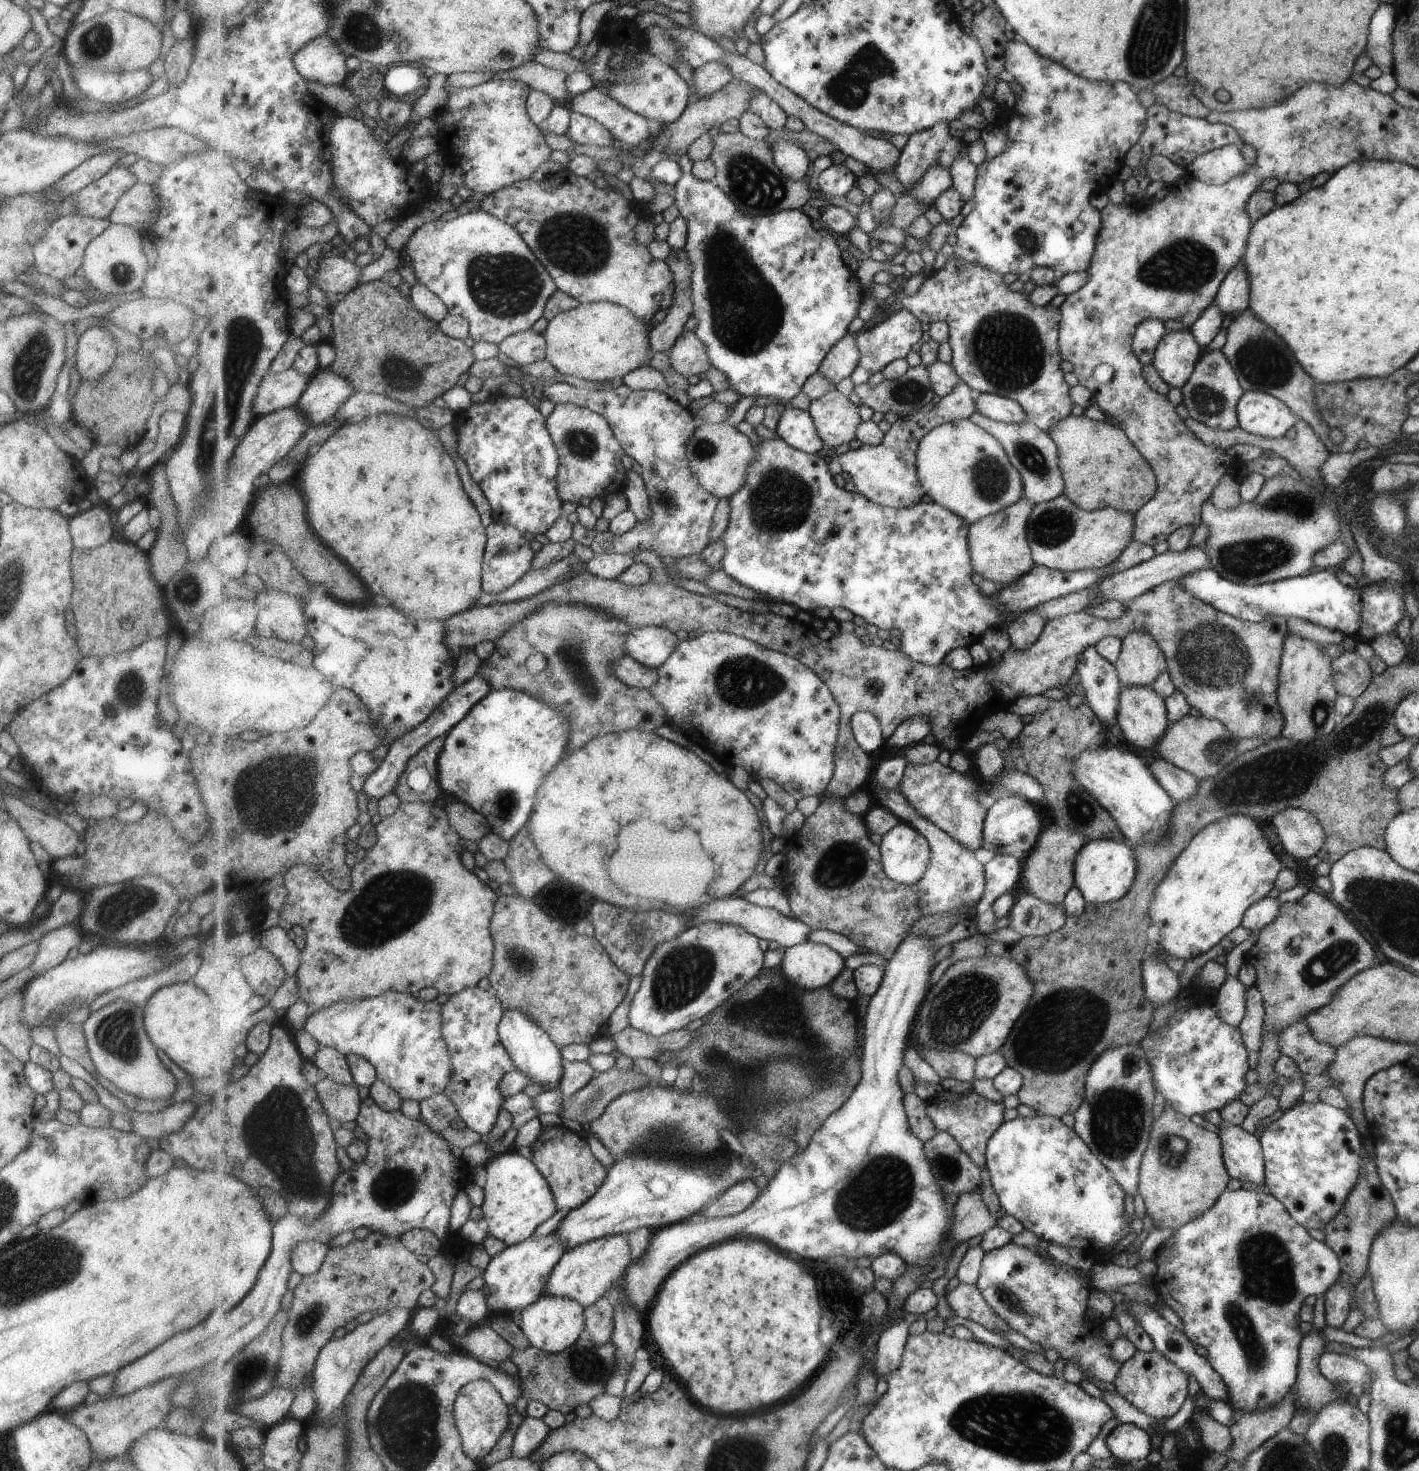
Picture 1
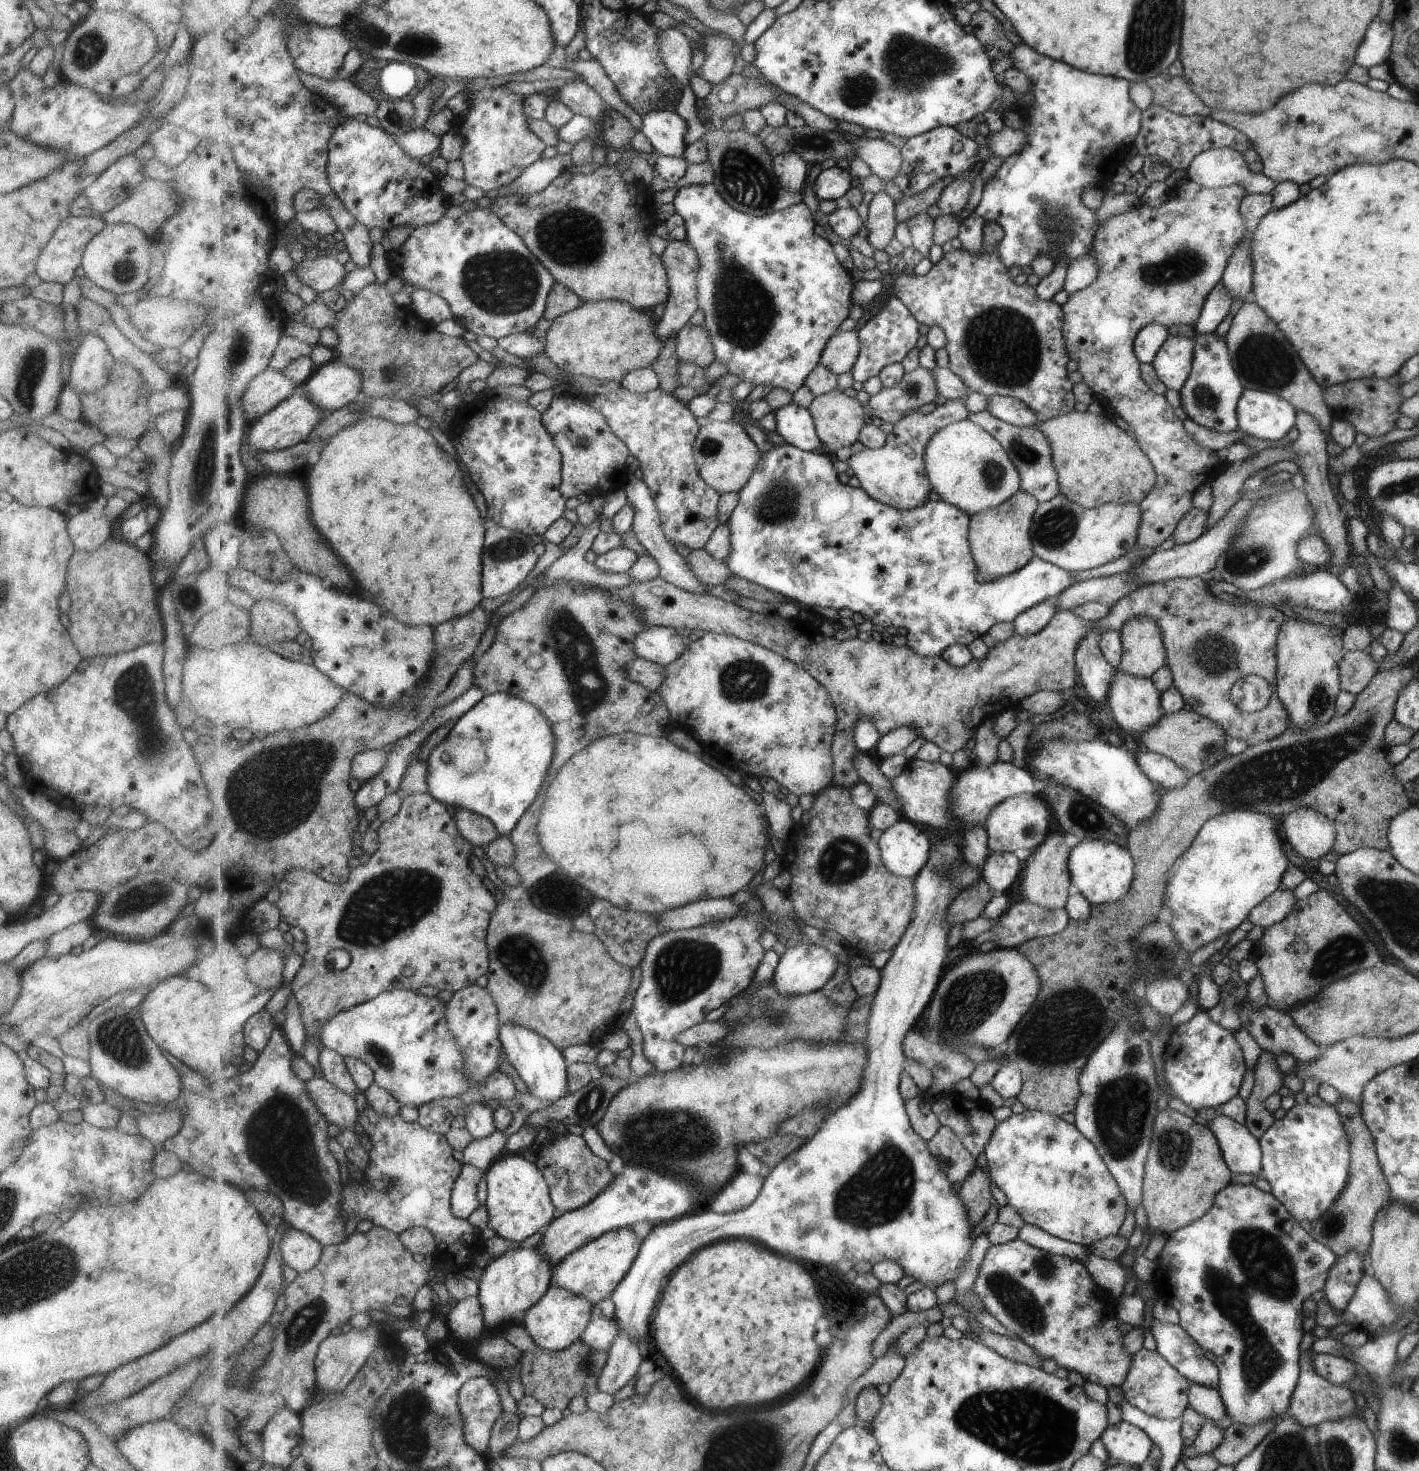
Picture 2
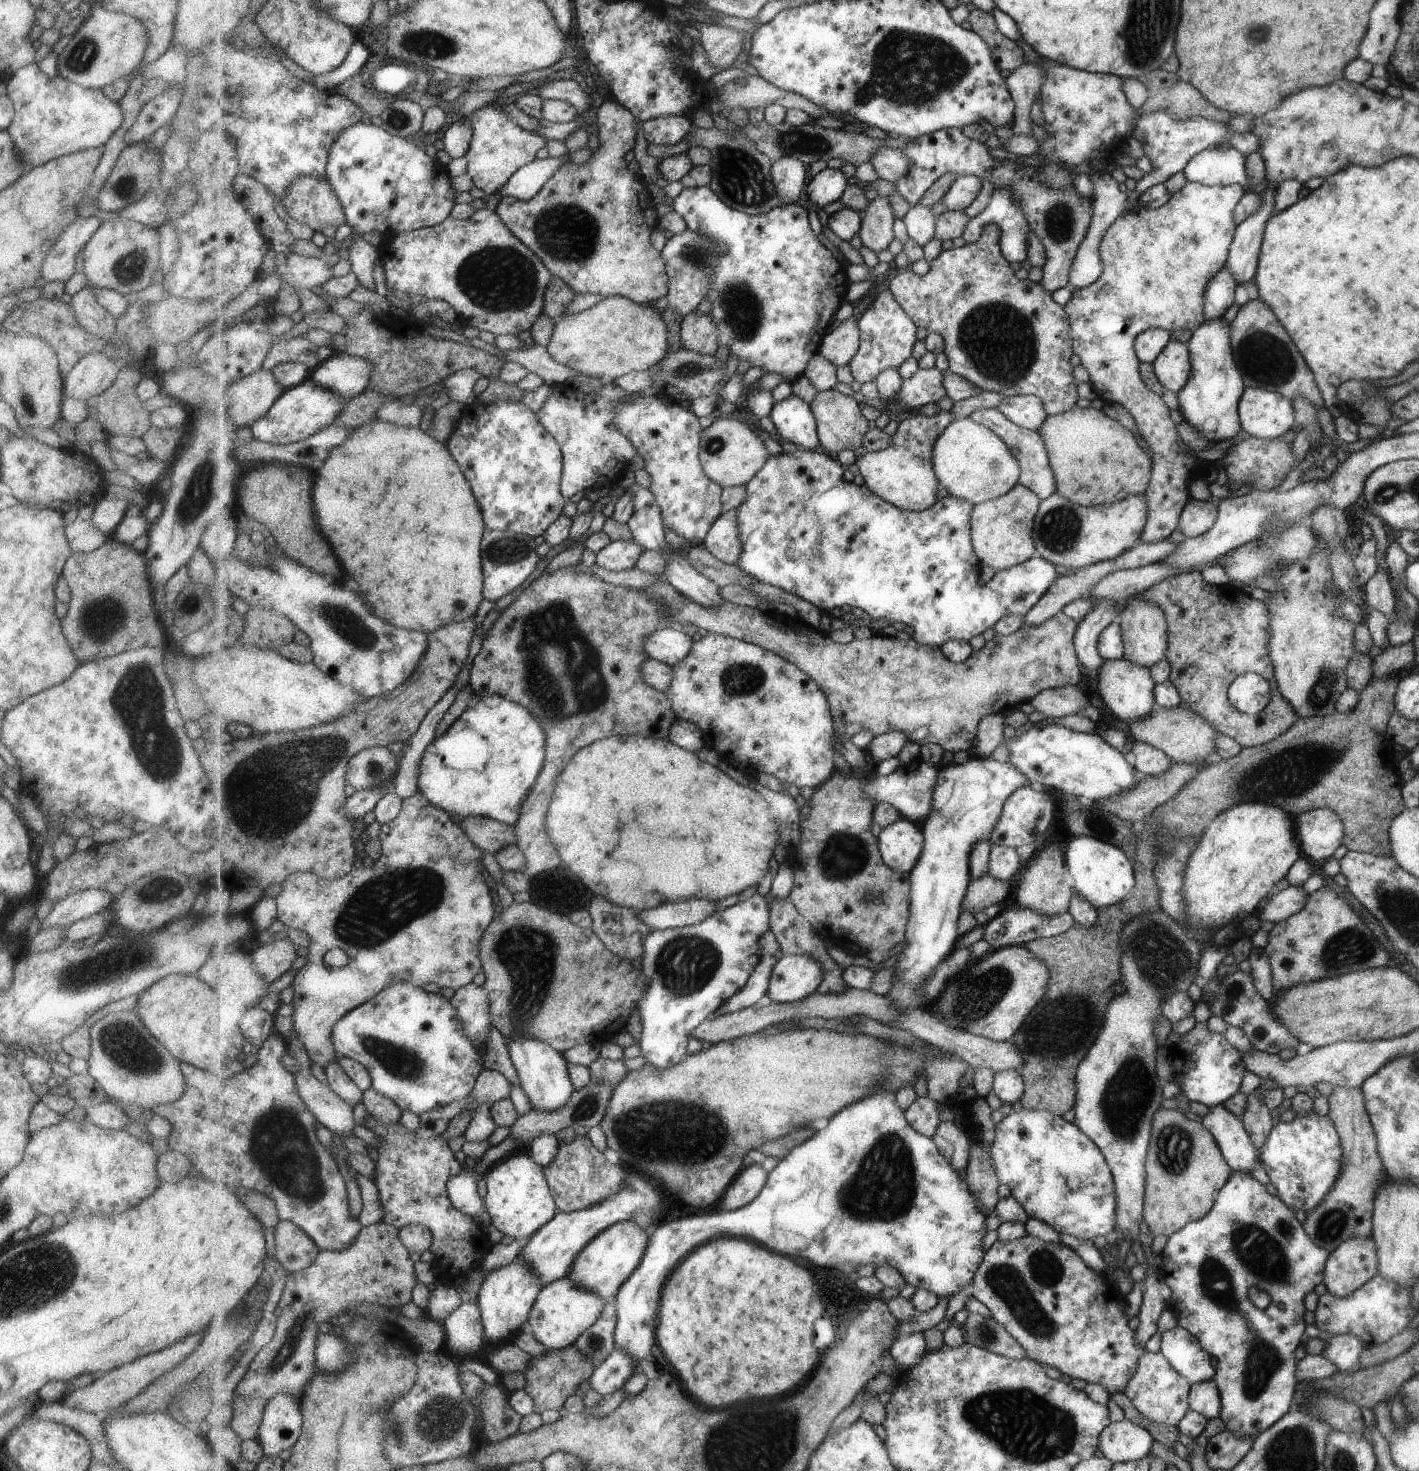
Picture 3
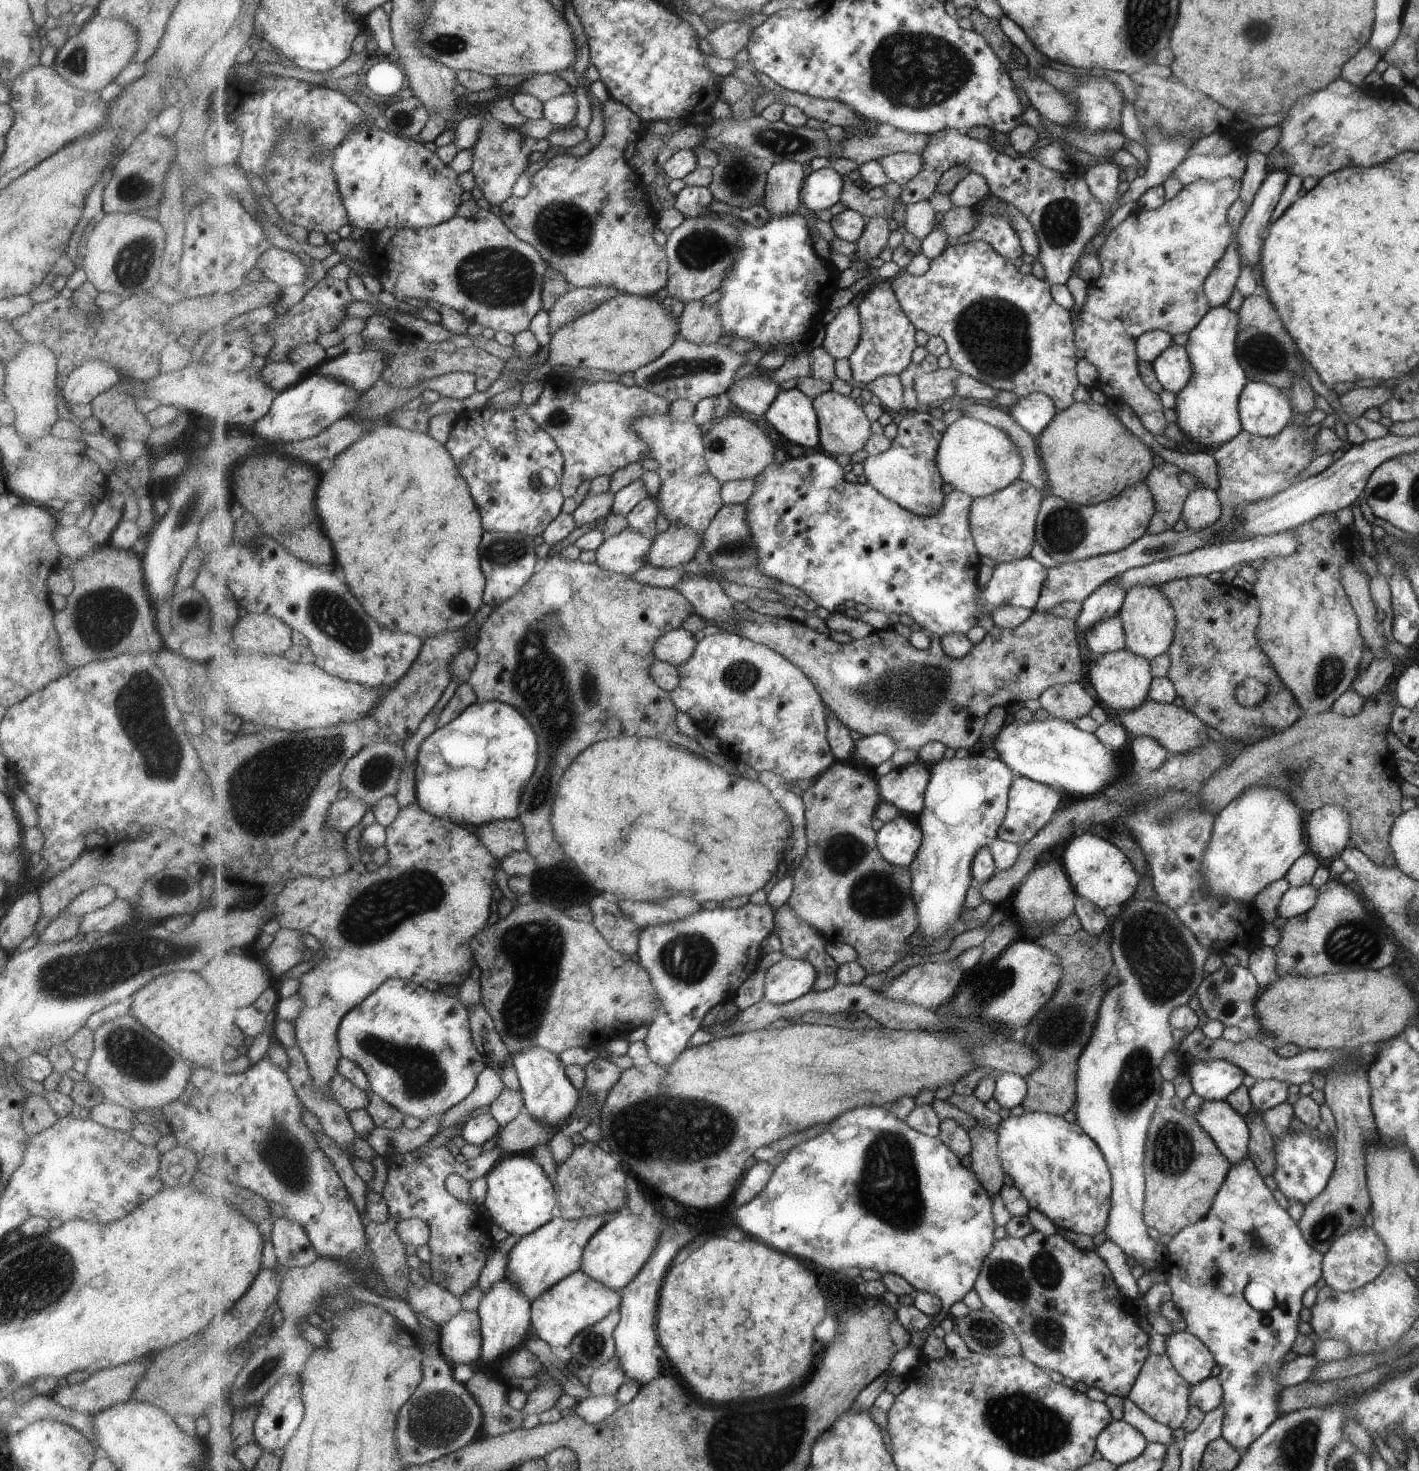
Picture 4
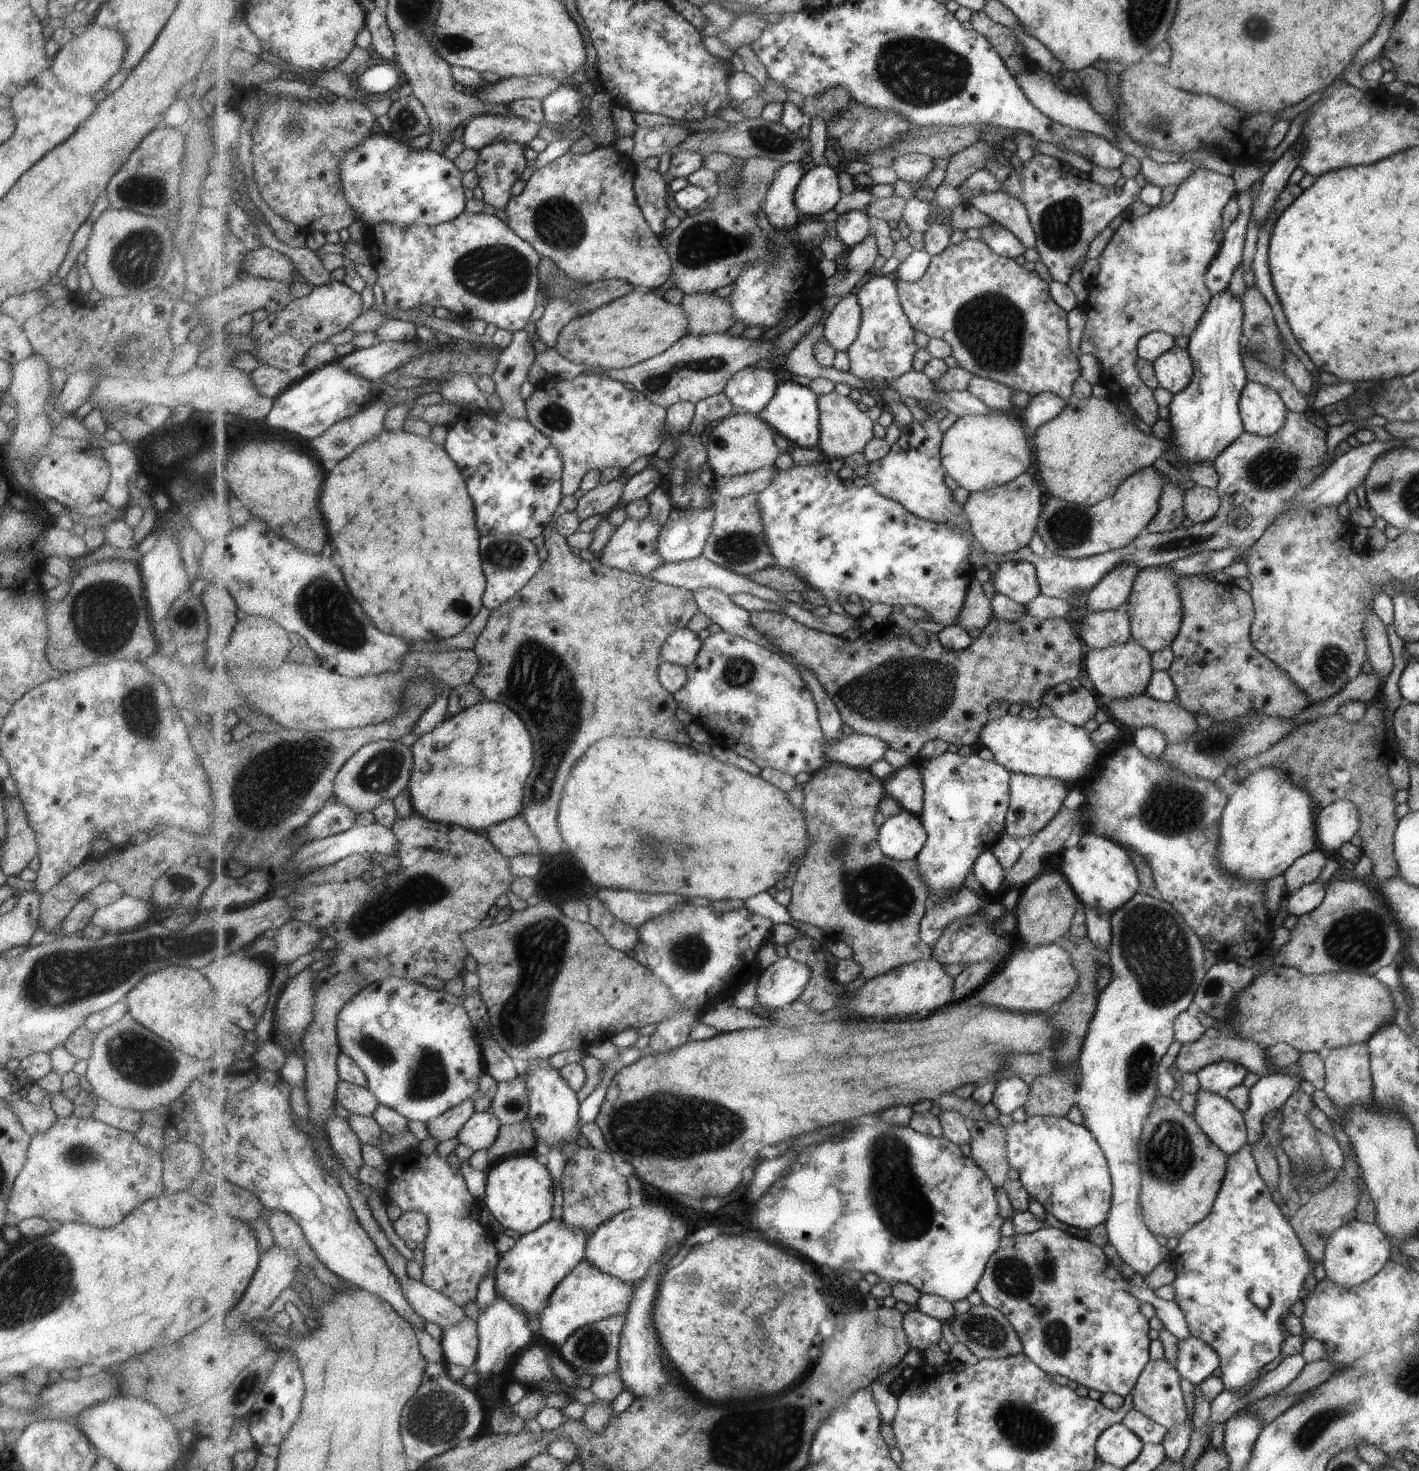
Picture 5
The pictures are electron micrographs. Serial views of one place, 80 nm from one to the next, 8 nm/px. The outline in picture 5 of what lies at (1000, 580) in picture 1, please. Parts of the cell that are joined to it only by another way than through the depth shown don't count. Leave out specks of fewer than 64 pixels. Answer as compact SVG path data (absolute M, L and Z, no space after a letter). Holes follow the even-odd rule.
M1023 471L1007 484L970 492L964 507L978 548L993 554L1007 554L1027 546L1042 510L1041 490L1033 482L1031 474Z

